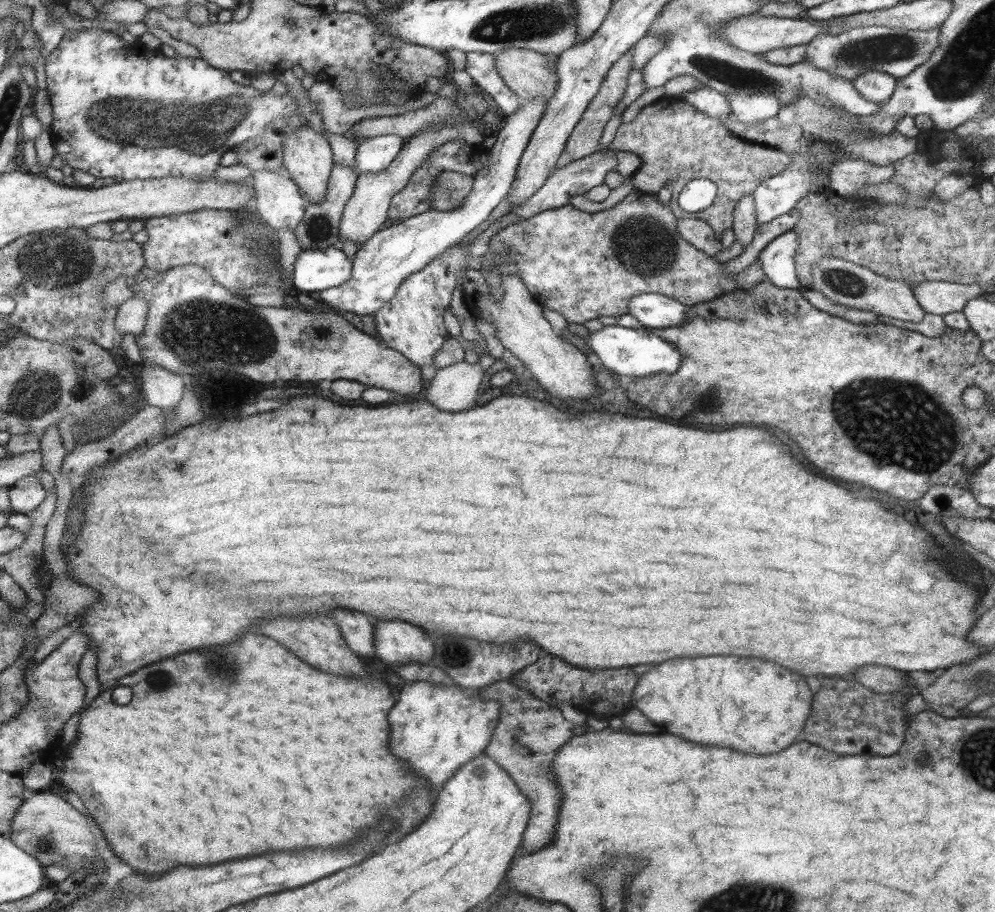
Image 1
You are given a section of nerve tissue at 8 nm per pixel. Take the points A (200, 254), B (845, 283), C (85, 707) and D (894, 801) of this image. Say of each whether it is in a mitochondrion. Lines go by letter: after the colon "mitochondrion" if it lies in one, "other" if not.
A: other
B: mitochondrion
C: other
D: other

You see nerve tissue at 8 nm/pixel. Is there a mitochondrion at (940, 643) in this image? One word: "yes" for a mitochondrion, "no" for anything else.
no

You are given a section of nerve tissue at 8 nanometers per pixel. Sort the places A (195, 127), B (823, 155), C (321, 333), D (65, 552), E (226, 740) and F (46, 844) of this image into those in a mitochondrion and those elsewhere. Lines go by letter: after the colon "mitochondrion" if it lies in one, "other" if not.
A: mitochondrion
B: mitochondrion
C: mitochondrion
D: other
E: other
F: mitochondrion

